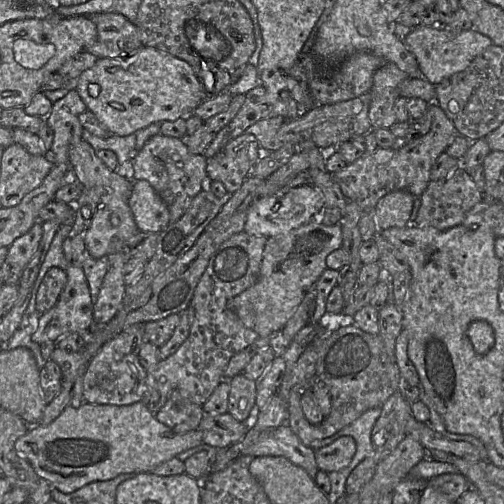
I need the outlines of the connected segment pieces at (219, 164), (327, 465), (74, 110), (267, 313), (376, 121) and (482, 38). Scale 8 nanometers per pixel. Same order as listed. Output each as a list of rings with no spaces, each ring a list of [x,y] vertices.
[[[244,132],[207,159],[207,177],[210,181],[223,183],[227,193],[232,195],[241,188],[261,155],[256,138]]]
[[[343,436],[331,444],[315,450],[315,461],[320,471],[336,472],[351,463],[355,451],[355,440],[351,436]]]
[[[74,89],[69,90],[63,98],[52,104],[52,109],[44,121],[54,134],[49,152],[50,160],[55,166],[71,169],[69,149],[73,143],[83,140],[84,128],[80,124],[78,116],[86,110],[86,105]]]
[[[312,219],[297,229],[268,238],[261,261],[259,277],[248,289],[230,299],[227,308],[235,313],[243,325],[267,338],[280,332],[326,269],[326,257],[342,246],[339,224],[325,226]]]
[[[386,62],[373,76],[373,85],[369,94],[369,121],[371,129],[390,129],[397,122],[393,106],[398,96],[399,86],[409,76],[393,62]]]
[[[417,26],[403,39],[406,49],[411,52],[419,65],[420,77],[436,86],[450,76],[464,71],[473,59],[492,44],[489,37],[474,29],[452,32],[444,26]]]

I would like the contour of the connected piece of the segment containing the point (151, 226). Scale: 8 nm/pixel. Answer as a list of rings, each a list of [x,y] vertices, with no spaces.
[[[145,180],[134,181],[129,207],[140,232],[160,234],[170,224],[166,203]]]

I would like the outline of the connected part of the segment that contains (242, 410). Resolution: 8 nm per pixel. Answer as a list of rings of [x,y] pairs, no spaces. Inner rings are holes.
[[[239,374],[230,379],[229,385],[228,414],[239,422],[245,422],[250,414],[259,412],[255,404],[256,381]]]

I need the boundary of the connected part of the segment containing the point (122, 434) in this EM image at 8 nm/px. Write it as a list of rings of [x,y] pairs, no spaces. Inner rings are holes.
[[[141,401],[123,406],[98,405],[83,402],[79,407],[67,407],[54,421],[52,421],[48,425],[31,425],[28,432],[16,440],[14,447],[20,455],[22,455],[30,462],[39,477],[47,480],[53,488],[56,488],[65,494],[69,494],[89,483],[111,480],[120,474],[139,474],[151,472],[152,469],[154,469],[161,463],[166,462],[173,457],[177,457],[180,453],[196,447],[202,443],[202,431],[196,429],[186,433],[176,433],[172,431],[168,426],[159,422],[156,419],[155,415],[153,415],[147,408],[147,406]]]

